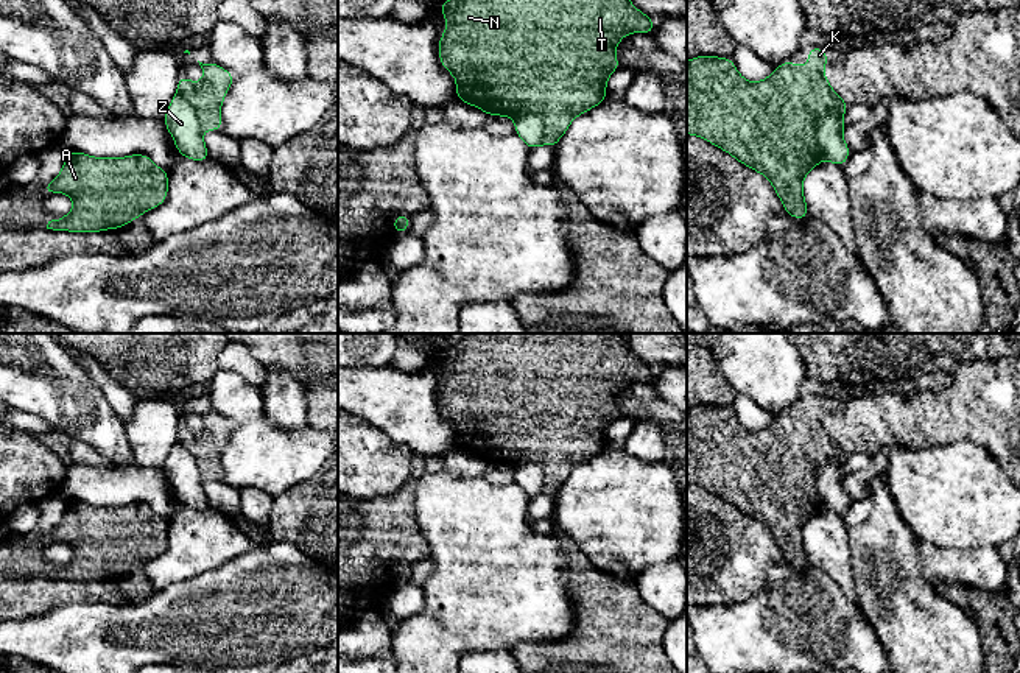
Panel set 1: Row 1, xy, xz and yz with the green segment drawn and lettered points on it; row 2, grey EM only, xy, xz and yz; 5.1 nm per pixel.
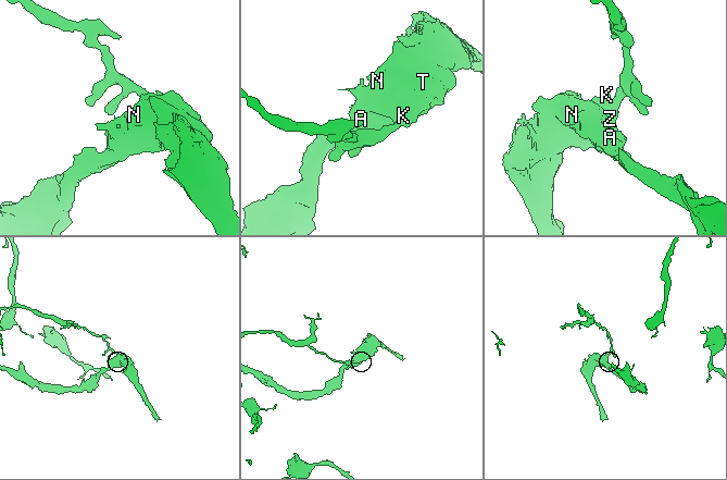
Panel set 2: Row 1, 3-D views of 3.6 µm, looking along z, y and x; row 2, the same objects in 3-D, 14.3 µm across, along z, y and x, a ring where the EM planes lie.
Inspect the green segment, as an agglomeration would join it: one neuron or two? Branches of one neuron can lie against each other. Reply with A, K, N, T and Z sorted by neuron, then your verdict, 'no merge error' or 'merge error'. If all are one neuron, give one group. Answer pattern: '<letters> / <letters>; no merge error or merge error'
A K N T / Z; merge error

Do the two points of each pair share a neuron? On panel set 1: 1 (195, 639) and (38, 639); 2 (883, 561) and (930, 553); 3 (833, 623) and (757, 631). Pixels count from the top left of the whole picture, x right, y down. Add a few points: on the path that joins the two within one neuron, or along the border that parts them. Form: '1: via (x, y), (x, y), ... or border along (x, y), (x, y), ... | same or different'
1: via (156, 637), (77, 639) | same
2: border along (916, 539), (922, 574), (936, 588) | different
3: via (815, 623), (793, 623), (776, 631) | same

